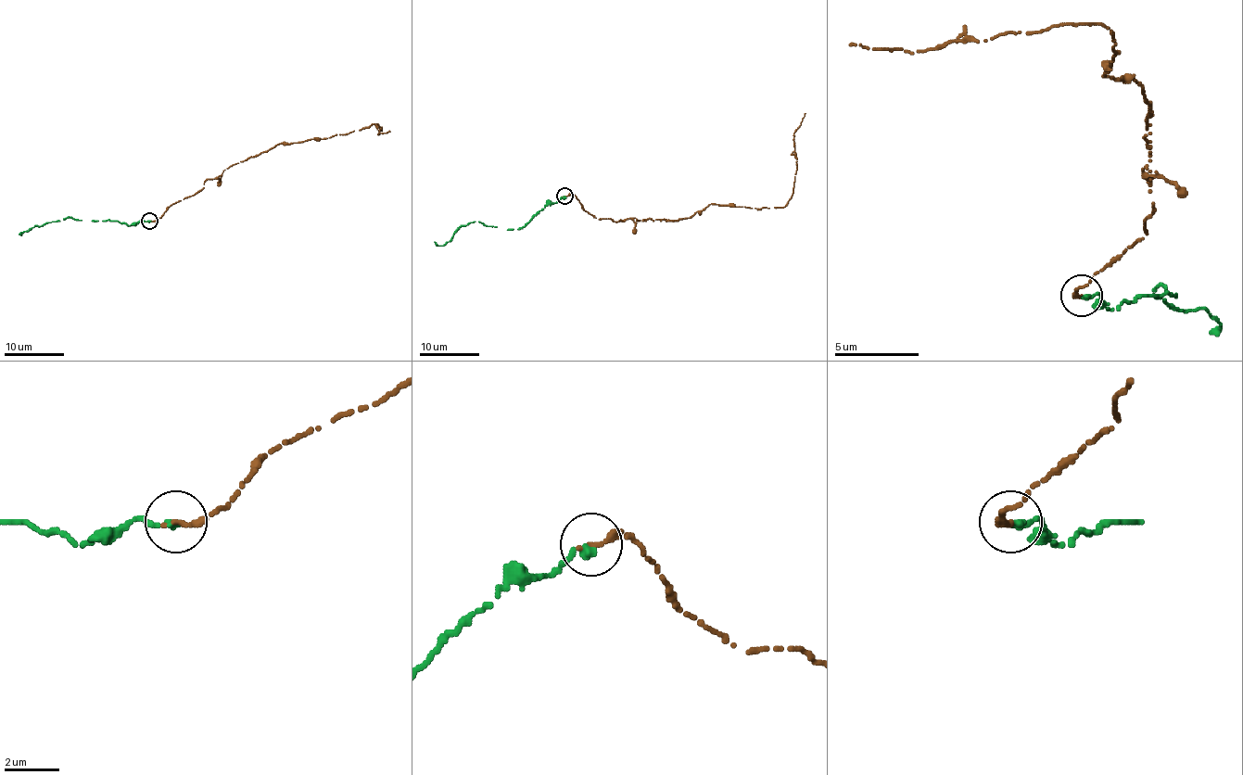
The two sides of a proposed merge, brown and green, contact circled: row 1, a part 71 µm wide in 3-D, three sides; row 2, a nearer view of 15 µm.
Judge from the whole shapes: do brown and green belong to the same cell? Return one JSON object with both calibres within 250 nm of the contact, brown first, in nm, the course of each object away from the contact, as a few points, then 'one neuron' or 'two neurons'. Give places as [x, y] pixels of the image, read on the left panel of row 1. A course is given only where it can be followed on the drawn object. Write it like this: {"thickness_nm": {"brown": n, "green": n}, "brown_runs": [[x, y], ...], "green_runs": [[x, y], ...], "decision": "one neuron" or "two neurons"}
{"thickness_nm": {"brown": 220, "green": 280}, "brown_runs": [[149, 221], [200, 190], [207, 180], [278, 144], [346, 134], [376, 124], [382, 127], [379, 134], [389, 130]], "green_runs": [[149, 221], [127, 224], [116, 221], [76, 221], [69, 217], [40, 226], [35, 224], [19, 234]], "decision": "one neuron"}

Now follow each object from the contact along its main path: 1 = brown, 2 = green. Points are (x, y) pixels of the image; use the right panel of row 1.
1: (1083, 294), (1146, 235), (1154, 209), (1141, 88), (1103, 75), (1111, 33), (1053, 24), (909, 54), (851, 42)
2: (1083, 294), (1116, 307), (1175, 294), (1162, 285), (1154, 294), (1184, 311), (1204, 307), (1222, 323), (1209, 332)

